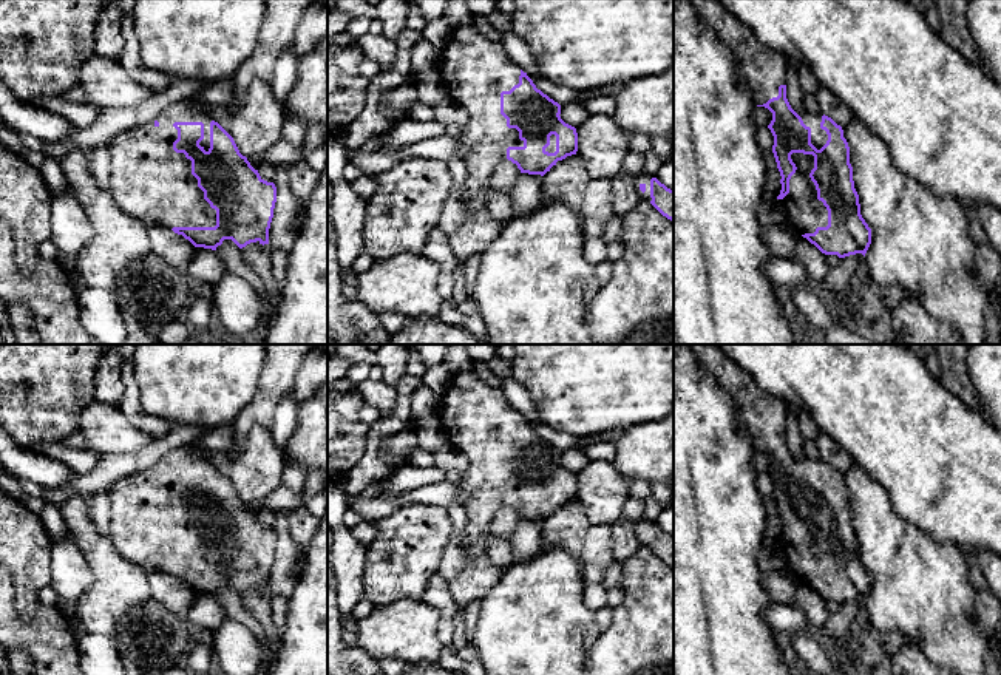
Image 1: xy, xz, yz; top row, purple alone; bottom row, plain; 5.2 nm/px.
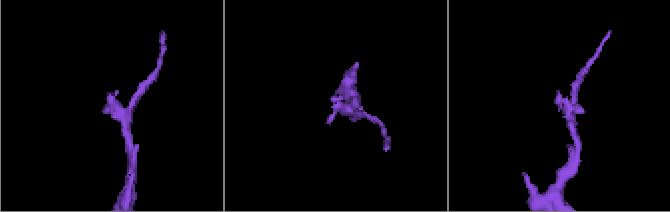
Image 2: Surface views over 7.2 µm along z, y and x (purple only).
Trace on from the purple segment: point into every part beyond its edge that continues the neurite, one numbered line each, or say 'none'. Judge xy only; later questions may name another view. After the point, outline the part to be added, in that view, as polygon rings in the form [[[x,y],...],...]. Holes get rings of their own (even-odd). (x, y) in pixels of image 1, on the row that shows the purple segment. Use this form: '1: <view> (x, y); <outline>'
1: xy (150, 181); [[[179,103],[168,107],[153,122],[142,127],[127,130],[110,142],[111,178],[110,192],[114,202],[133,218],[145,226],[162,227],[215,227],[216,210],[204,199],[204,192],[198,187],[198,179],[192,175],[192,161],[184,153],[173,150],[178,139],[175,122],[202,122],[204,139],[199,145],[209,151],[210,148],[210,122],[212,116]]]

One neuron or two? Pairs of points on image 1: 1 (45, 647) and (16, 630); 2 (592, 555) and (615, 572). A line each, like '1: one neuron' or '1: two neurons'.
1: one neuron
2: two neurons

